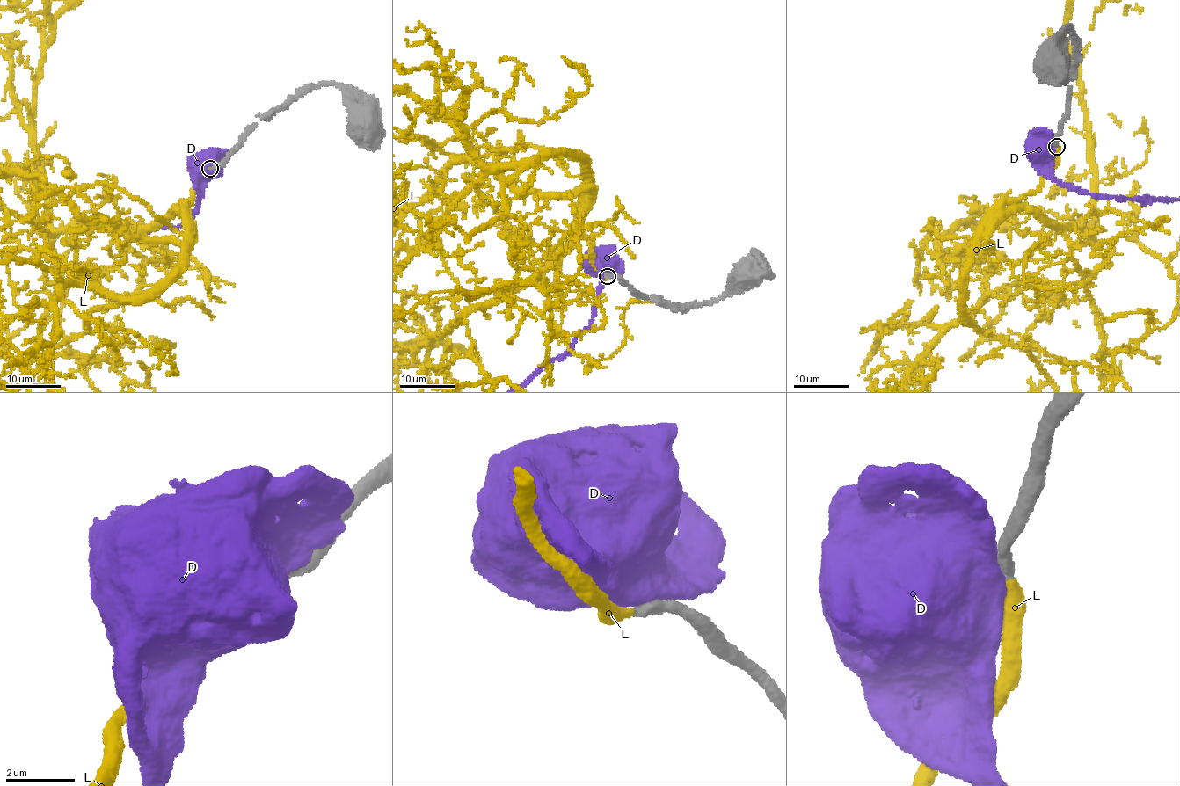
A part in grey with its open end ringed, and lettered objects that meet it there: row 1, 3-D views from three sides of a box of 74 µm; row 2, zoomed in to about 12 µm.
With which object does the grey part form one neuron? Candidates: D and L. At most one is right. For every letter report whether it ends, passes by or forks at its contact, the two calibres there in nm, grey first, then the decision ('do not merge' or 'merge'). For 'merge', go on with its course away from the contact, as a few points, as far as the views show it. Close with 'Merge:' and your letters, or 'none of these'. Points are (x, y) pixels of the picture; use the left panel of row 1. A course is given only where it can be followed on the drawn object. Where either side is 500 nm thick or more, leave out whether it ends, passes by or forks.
D: 440 nm thick on the grey side, 850 nm on the other; do not merge
L: 320 nm thick on the grey side, 550 nm on the other; merge
Merge: L

